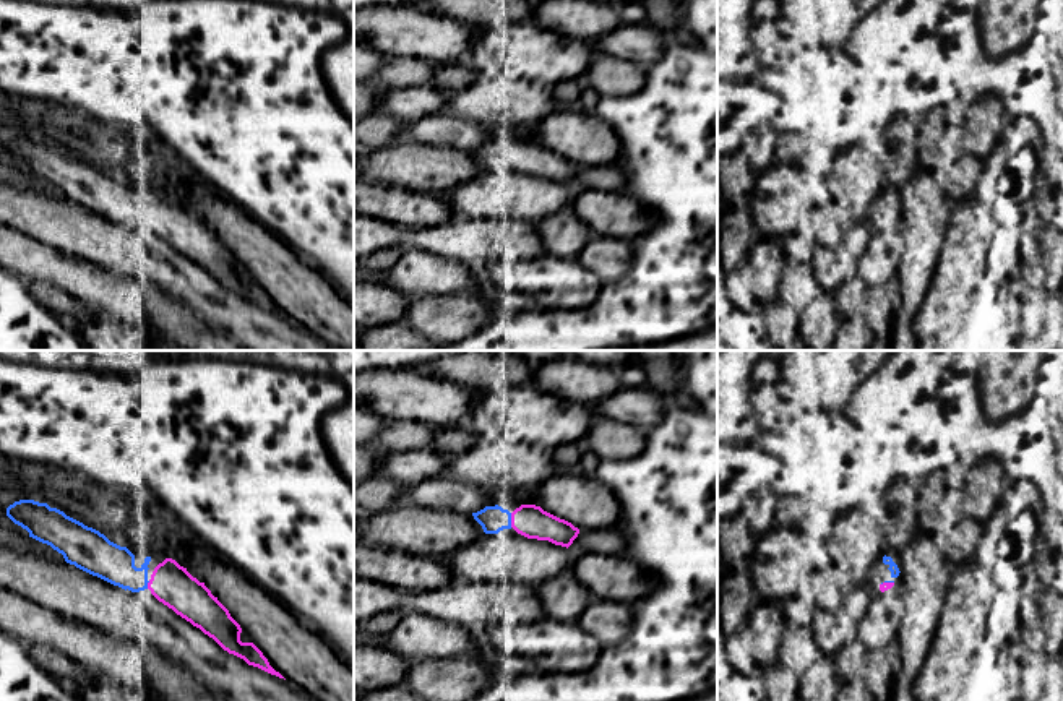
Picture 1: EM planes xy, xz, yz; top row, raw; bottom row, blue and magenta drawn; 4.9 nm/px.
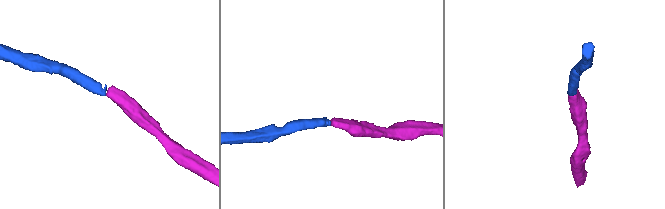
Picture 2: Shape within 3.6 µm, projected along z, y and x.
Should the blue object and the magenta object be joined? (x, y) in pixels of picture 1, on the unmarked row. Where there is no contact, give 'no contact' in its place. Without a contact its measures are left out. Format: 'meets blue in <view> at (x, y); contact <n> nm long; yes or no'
meets blue in xz at (510, 156); contact 70 nm long; yes

